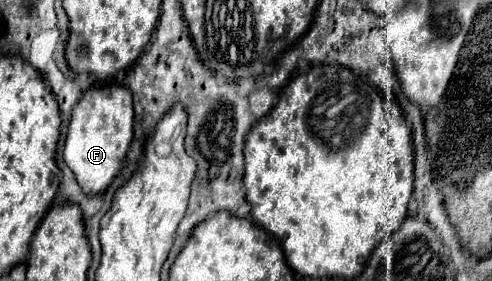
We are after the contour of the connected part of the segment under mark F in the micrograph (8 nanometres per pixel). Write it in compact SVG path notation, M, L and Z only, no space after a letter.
M96 85L82 95L82 99L72 109L64 161L76 175L76 181L86 195L90 197L98 195L110 187L114 177L124 167L132 137L134 137L132 93L124 85Z

